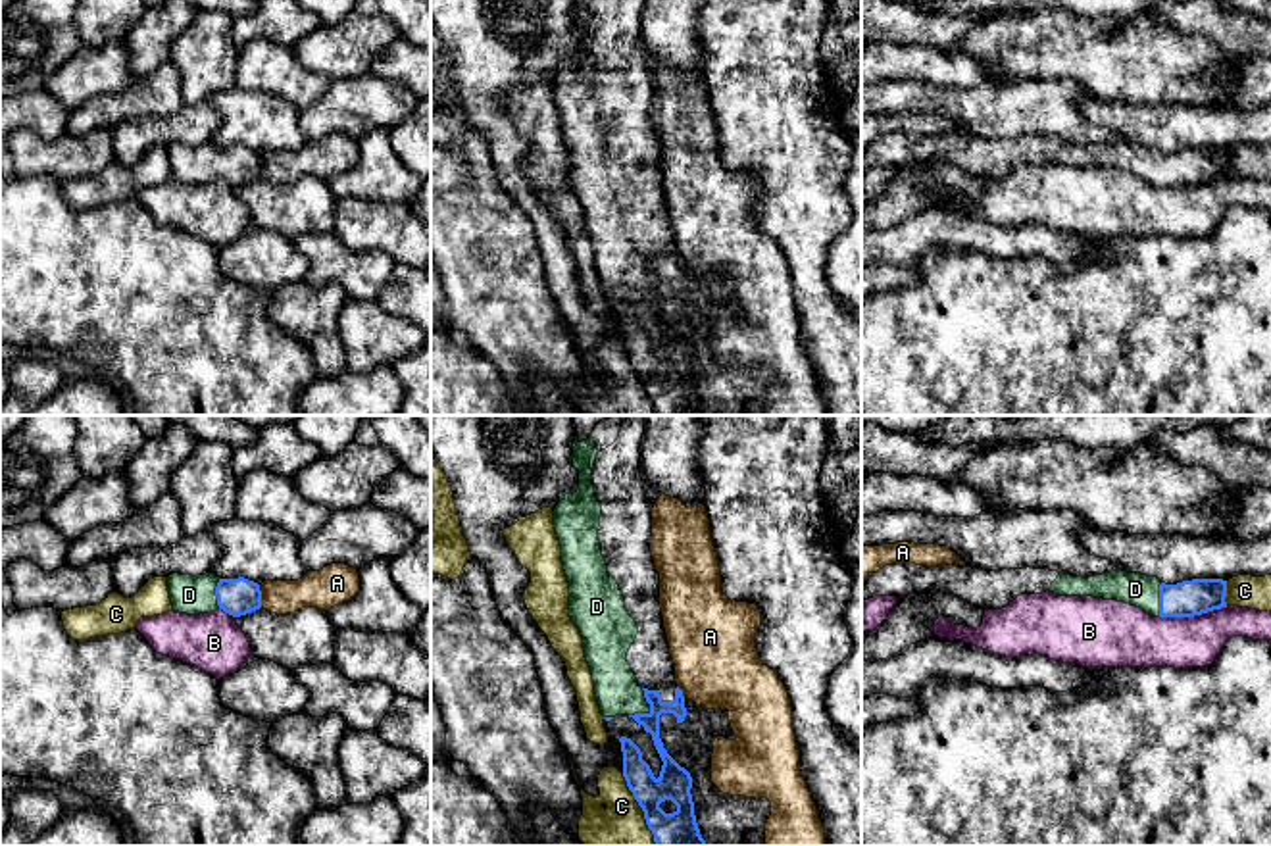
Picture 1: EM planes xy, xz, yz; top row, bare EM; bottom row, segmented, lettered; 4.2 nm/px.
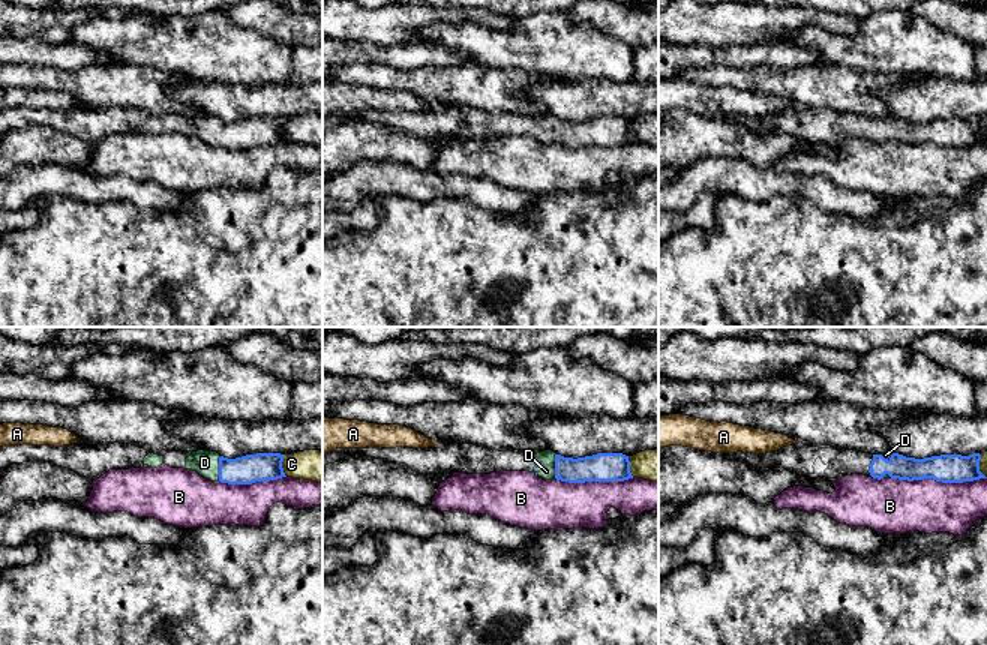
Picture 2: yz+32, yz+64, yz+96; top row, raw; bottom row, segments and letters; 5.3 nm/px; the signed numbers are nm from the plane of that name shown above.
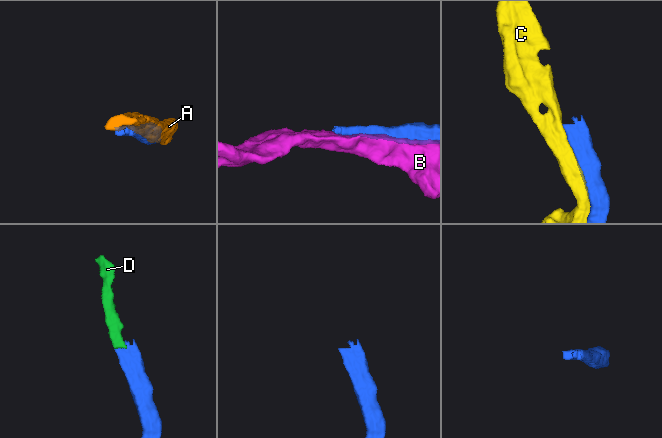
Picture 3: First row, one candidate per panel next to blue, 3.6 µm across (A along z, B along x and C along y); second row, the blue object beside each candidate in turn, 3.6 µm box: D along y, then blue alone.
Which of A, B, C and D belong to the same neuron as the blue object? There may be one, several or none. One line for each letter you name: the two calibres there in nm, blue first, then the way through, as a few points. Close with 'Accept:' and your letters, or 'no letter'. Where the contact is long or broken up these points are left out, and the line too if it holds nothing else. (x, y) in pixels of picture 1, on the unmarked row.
D: 100/180 nm
Accept: D

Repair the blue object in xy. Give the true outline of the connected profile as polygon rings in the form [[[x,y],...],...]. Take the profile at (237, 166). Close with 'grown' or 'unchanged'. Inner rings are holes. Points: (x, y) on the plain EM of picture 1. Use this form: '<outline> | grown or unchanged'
[[[213,142],[167,146],[171,175],[179,183],[200,185],[223,179],[233,187],[252,183],[262,177],[260,154],[244,146],[219,148]]] | grown

